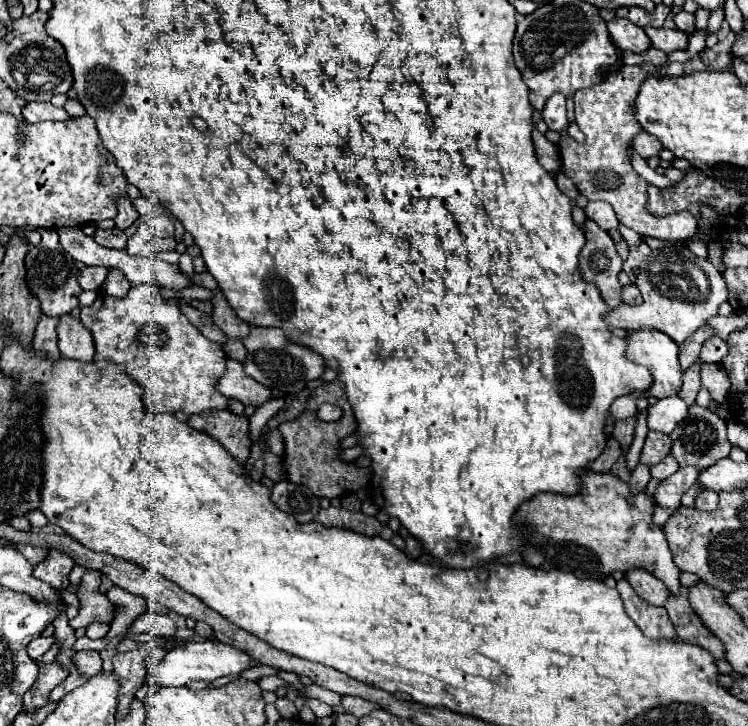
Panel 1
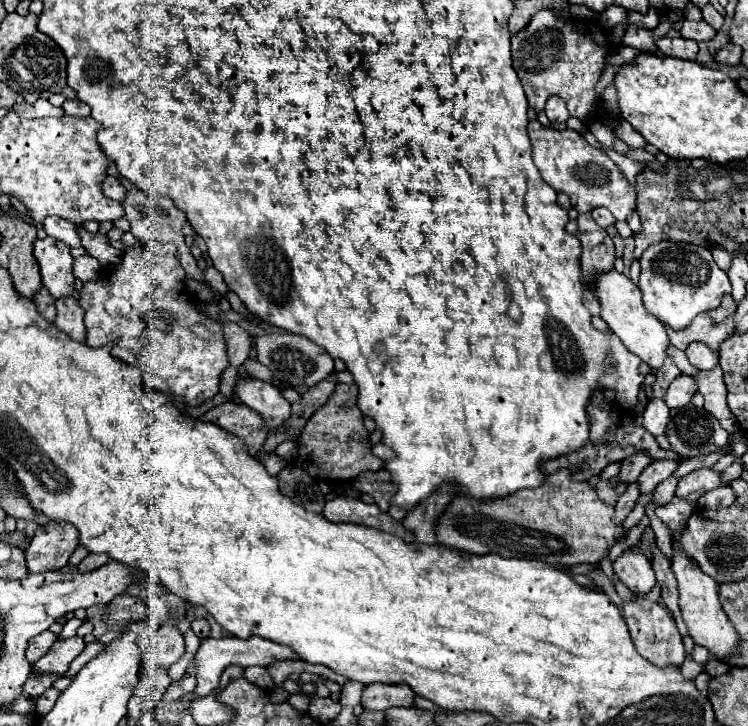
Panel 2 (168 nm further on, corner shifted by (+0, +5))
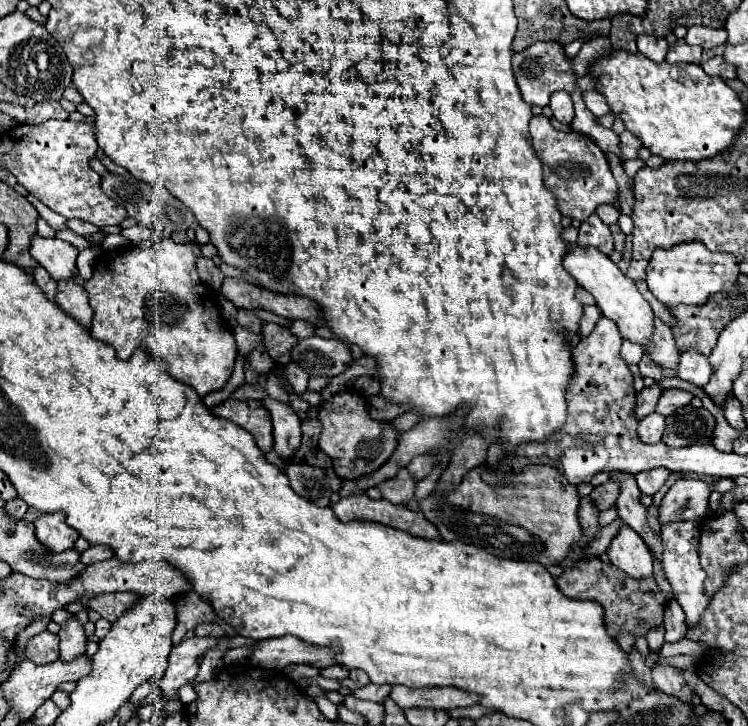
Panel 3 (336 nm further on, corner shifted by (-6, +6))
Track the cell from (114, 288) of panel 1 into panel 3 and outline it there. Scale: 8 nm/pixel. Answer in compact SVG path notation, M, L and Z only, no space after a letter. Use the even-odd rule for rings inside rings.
M68 220L66 222L66 226L72 230L72 232L76 232L76 234L80 234L80 236L90 236L90 234L94 234L94 232L98 232L98 228L96 226L90 226L90 222L78 222L78 220Z

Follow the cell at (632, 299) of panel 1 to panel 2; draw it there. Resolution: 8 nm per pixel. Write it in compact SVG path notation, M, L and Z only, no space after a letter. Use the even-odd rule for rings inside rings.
M610 271L610 275L600 275L600 285L596 285L596 297L602 303L600 317L608 323L610 331L620 337L624 347L630 353L638 355L652 369L660 369L664 359L666 359L666 349L670 345L670 339L668 339L666 327L656 317L646 313L638 285L634 285L630 281L630 277L616 273L616 271Z

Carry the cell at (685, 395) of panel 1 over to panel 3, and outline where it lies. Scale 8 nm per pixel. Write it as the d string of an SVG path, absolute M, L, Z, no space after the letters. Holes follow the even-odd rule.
M678 388L664 390L662 396L660 396L660 400L658 400L658 404L656 404L656 410L654 410L654 412L662 414L662 416L668 416L668 414L672 414L676 408L690 404L692 398L694 398L694 394L690 394L690 392L686 392L686 390L678 390Z

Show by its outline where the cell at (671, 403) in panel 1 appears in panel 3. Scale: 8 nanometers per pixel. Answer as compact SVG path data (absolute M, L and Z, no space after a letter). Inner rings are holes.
M652 412L648 414L646 418L640 420L638 424L638 438L644 442L644 444L658 444L660 438L662 438L662 430L664 430L664 416Z

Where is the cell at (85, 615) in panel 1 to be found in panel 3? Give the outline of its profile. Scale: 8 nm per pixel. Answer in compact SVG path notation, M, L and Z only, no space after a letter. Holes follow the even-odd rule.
M90 546L86 552L82 552L80 560L88 566L88 564L96 564L96 562L108 560L112 556L114 556L114 552L108 546Z

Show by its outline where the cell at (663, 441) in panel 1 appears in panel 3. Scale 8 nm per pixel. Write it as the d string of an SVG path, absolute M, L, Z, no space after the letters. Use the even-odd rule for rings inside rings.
M608 480L606 484L596 486L596 488L592 490L590 500L592 500L592 504L596 506L596 510L602 512L602 510L608 510L608 508L612 508L612 506L616 504L618 494L620 494L620 486L618 486L616 482Z

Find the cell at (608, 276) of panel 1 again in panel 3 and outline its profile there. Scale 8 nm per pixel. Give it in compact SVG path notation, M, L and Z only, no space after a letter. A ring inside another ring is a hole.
M592 214L588 220L584 220L578 228L578 246L596 246L604 254L610 254L614 250L610 228L598 218L598 214Z

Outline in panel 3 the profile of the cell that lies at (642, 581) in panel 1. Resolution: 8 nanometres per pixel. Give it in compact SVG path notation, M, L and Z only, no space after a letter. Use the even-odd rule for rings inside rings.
M626 524L620 528L616 538L610 542L606 554L616 568L624 570L630 576L642 576L644 578L644 576L652 574L652 556L650 556L648 546Z

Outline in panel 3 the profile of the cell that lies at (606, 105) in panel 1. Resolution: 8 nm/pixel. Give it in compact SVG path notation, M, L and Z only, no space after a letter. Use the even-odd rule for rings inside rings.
M532 116L530 138L538 160L542 162L544 186L554 194L562 216L572 220L586 220L596 206L614 204L618 200L616 180L610 172L604 152L584 134L578 132L556 132L546 116Z

